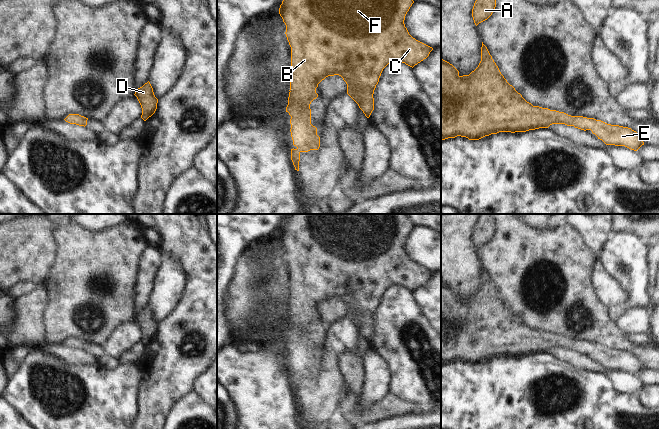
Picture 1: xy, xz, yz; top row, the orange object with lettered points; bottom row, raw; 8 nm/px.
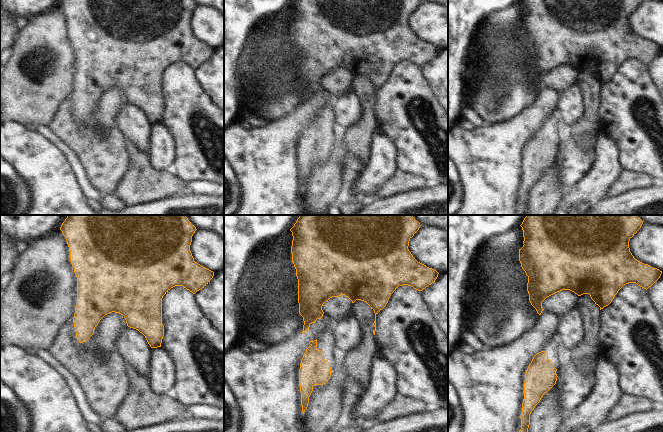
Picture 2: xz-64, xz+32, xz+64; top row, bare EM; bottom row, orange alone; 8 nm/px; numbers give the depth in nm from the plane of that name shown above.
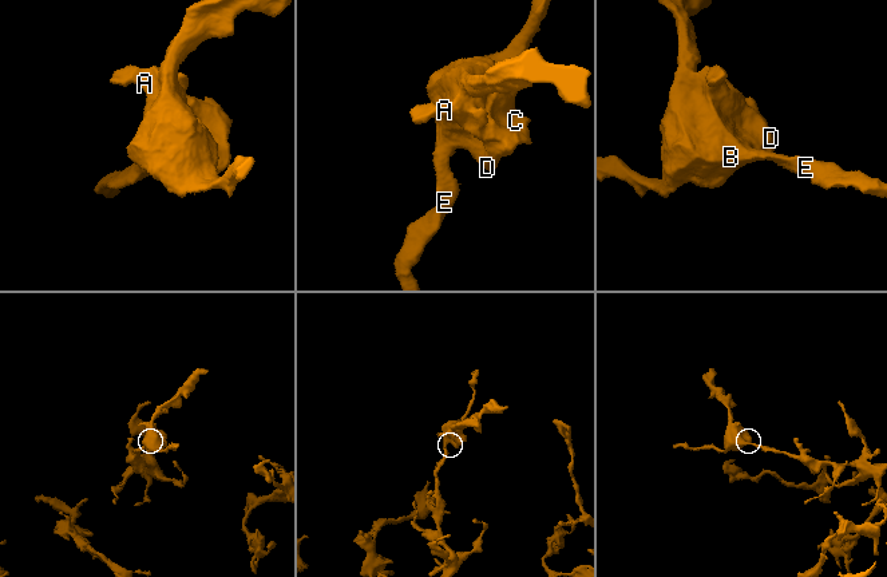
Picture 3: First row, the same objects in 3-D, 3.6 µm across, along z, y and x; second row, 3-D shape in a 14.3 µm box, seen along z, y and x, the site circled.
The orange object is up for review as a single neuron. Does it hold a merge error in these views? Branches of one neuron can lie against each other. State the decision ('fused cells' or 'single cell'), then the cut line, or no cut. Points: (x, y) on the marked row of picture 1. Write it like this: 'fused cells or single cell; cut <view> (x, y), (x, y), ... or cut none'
single cell; cut none

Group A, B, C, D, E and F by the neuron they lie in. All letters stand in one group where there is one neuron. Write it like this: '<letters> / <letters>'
A B C D E F

